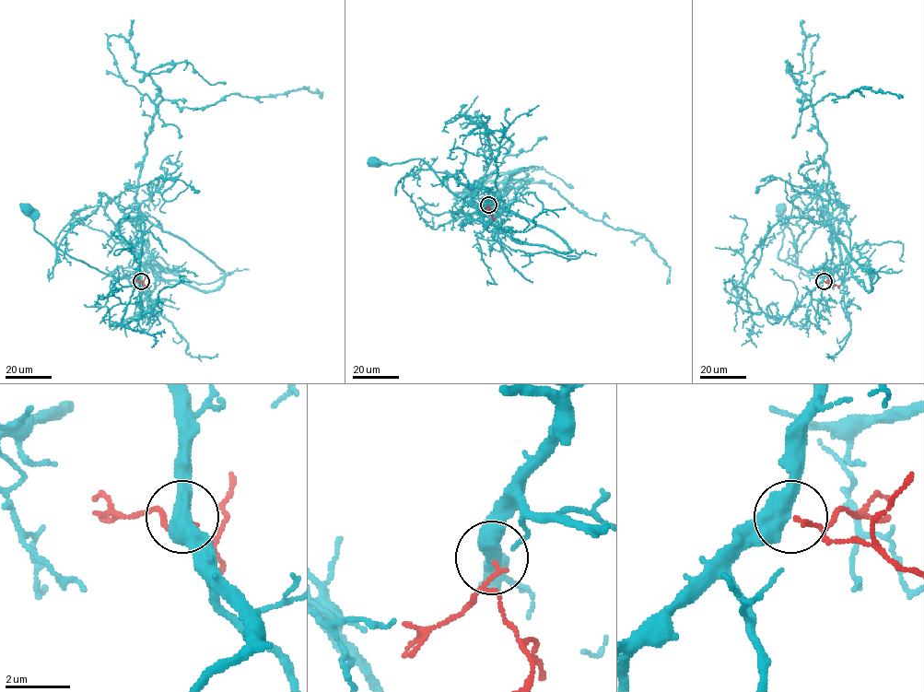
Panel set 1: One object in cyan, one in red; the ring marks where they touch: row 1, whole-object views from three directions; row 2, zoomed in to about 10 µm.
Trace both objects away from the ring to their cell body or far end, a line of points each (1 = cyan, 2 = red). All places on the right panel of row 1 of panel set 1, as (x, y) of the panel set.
1: (824, 281), (824, 269), (832, 268), (833, 273), (818, 277), (777, 257), (783, 236), (782, 208)
2: (824, 281), (839, 287)

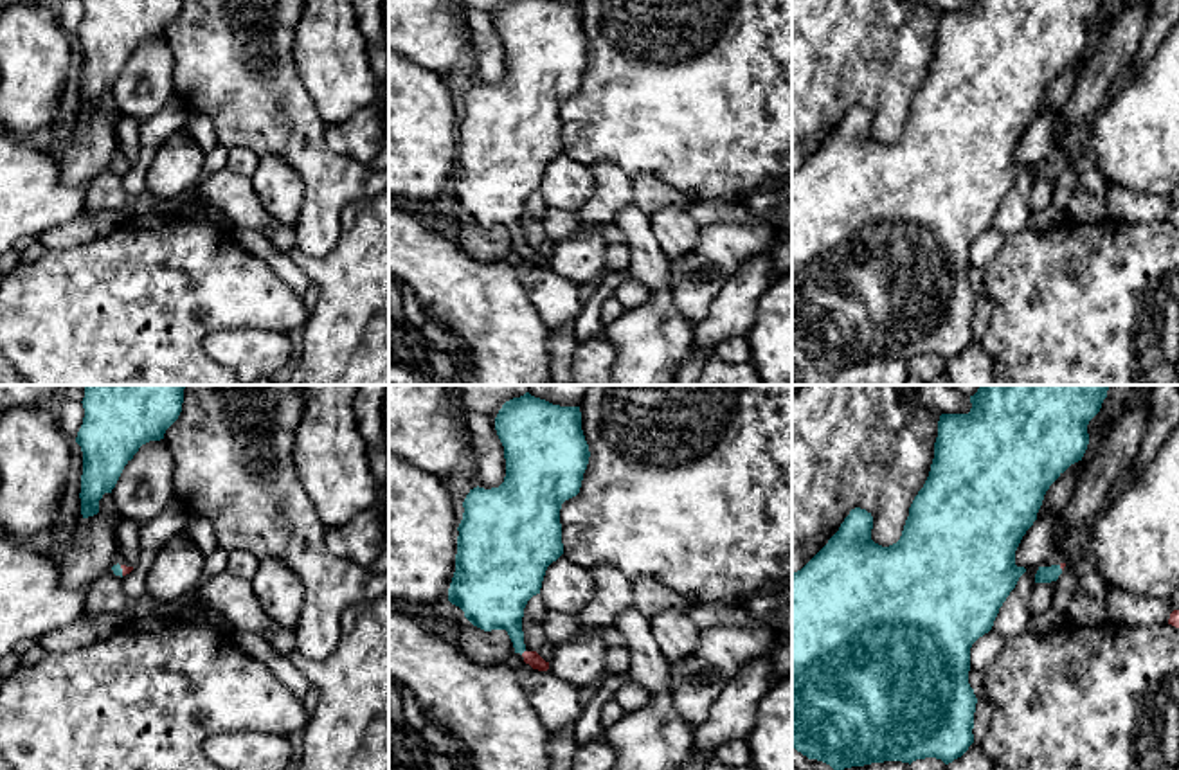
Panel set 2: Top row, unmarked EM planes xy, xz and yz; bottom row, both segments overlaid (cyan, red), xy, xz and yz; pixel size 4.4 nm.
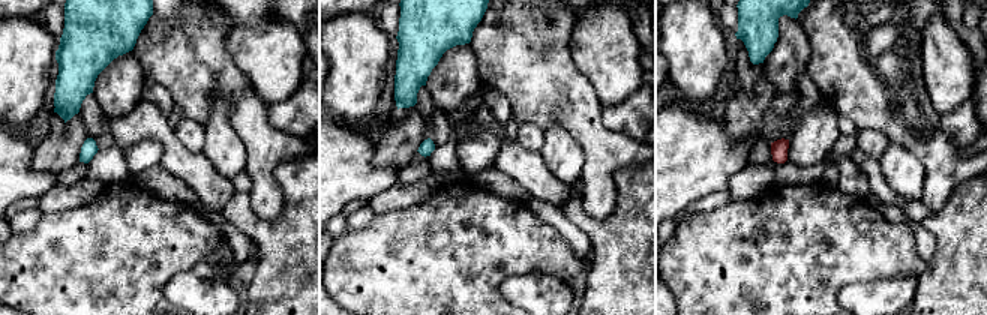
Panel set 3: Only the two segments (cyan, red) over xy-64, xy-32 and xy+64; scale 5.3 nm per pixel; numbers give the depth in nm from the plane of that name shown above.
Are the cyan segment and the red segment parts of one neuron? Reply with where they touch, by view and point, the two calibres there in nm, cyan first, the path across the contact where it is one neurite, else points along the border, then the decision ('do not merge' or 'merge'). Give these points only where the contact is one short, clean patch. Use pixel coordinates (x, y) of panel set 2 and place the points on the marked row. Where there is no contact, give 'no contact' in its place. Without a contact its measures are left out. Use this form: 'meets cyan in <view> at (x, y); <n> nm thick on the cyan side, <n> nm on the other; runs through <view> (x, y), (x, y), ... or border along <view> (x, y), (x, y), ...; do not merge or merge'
meets cyan in xz at (522, 652); 240 nm thick on the cyan side, 70 nm on the other; runs through xz (495, 603), (512, 621), (522, 652), (533, 659); merge

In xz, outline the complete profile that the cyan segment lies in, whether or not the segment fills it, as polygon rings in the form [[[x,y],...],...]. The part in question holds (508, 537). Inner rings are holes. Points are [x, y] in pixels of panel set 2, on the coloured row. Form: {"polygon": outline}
{"polygon": [[[526,392],[502,405],[495,417],[495,430],[504,446],[506,477],[499,488],[473,488],[466,495],[463,520],[457,527],[455,572],[448,588],[448,601],[484,631],[506,630],[515,653],[524,653],[522,617],[527,601],[540,594],[547,567],[563,554],[560,509],[580,493],[589,464],[589,444],[581,430],[580,407],[560,407]]]}

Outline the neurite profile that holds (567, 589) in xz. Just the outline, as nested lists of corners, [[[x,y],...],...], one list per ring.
[[[562,554],[547,567],[540,595],[549,612],[580,615],[594,597],[594,590],[590,570]]]

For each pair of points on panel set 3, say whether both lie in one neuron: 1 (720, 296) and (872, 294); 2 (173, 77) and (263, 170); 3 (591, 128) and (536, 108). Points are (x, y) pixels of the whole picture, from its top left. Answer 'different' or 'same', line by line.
1: different
2: same
3: same

